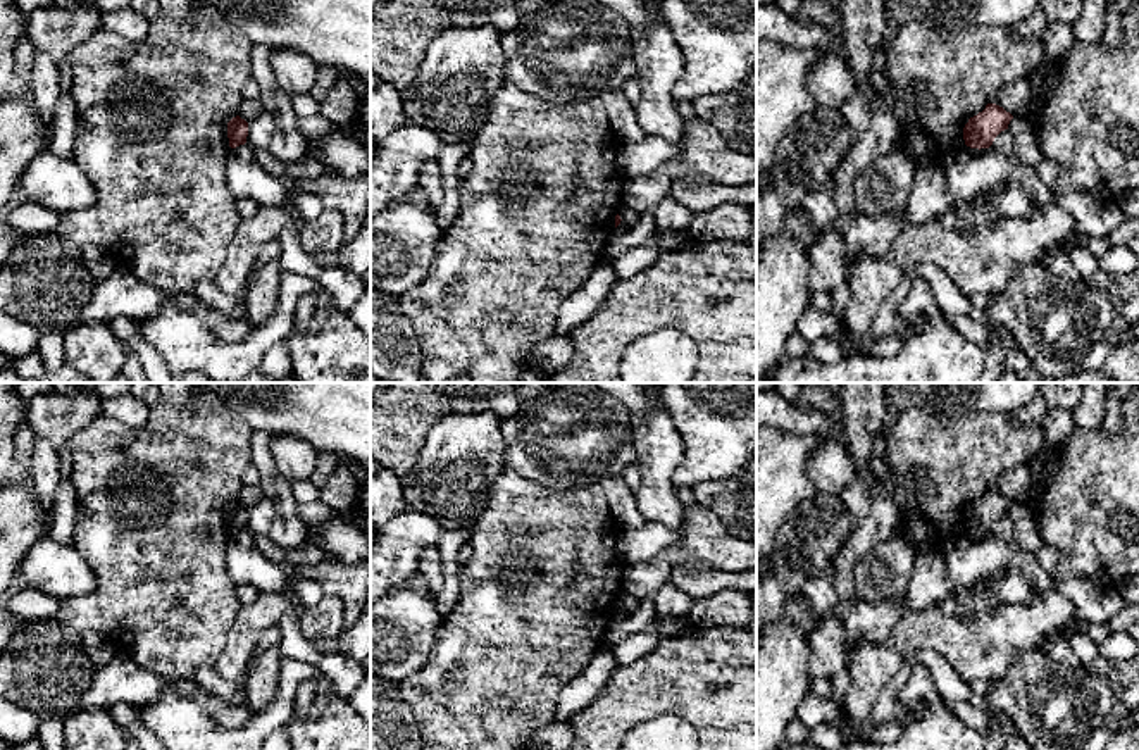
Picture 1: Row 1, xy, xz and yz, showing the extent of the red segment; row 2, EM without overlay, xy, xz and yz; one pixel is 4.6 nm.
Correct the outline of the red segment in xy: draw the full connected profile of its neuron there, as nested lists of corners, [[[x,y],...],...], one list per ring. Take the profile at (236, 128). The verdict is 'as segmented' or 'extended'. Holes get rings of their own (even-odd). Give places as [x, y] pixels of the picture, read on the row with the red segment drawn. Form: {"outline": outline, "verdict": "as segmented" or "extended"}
{"outline": [[[240,116],[233,117],[227,122],[229,147],[236,148],[240,145],[245,145],[246,136],[248,136],[248,122],[245,119],[241,119]]], "verdict": "as segmented"}

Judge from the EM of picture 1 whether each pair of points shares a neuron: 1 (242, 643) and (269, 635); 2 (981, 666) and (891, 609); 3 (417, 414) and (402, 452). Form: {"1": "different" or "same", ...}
{"1": "different", "2": "different", "3": "same"}

